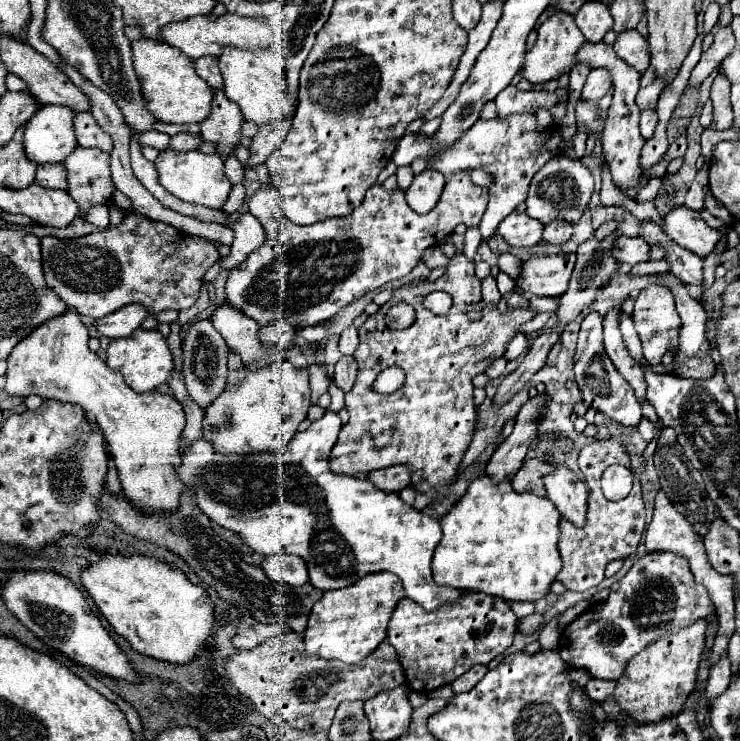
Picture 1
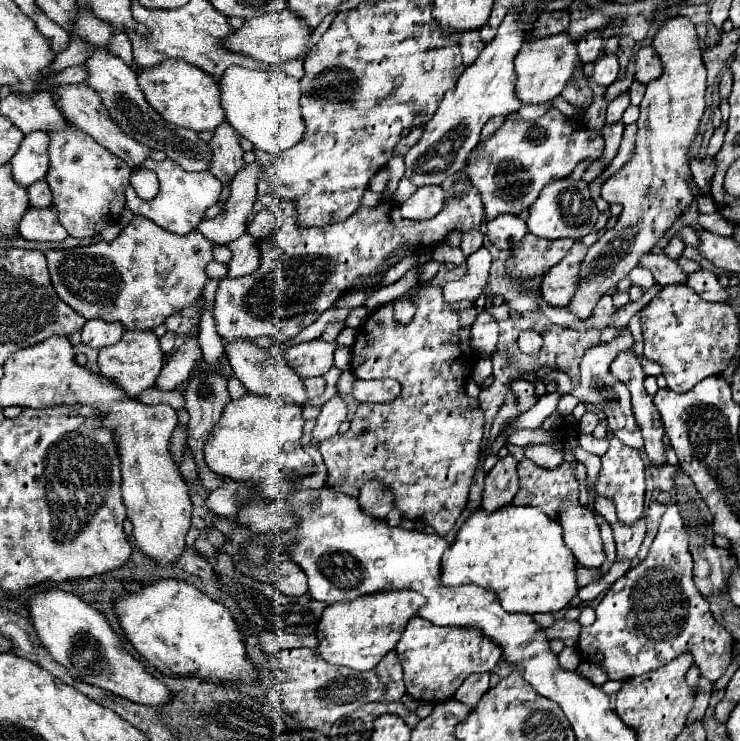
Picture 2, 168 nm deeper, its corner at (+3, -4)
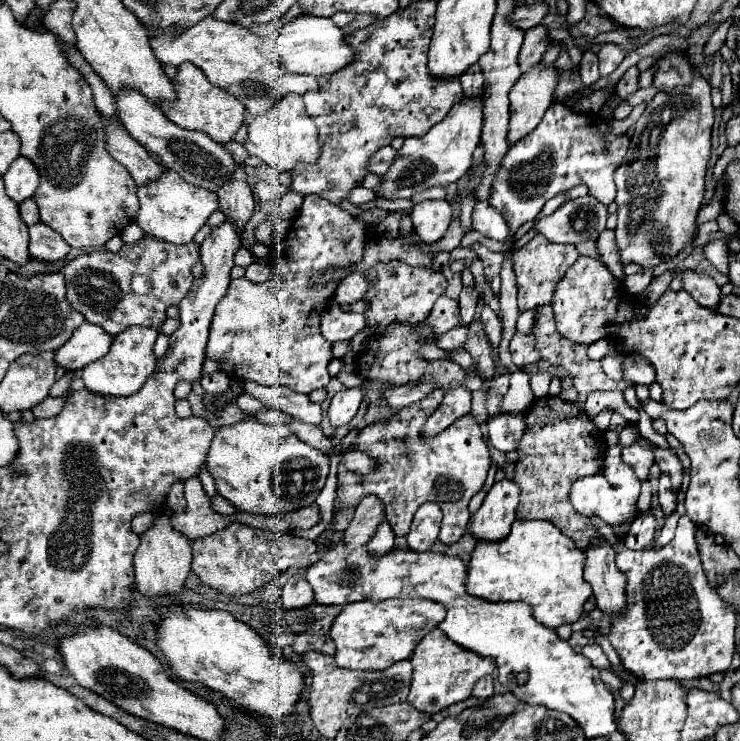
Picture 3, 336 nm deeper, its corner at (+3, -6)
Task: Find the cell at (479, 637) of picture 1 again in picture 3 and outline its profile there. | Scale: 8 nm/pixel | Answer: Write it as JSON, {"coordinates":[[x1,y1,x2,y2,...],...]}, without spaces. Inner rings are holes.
{"coordinates":[[439,628,431,630,415,648,411,656,413,664,413,682,411,682,411,692,407,702,421,712,435,714,445,710,451,704,457,704,461,700,467,700,473,692,473,686,477,684,479,678,489,676,495,670,495,662,491,658,481,658,463,646,455,644,449,640]]}

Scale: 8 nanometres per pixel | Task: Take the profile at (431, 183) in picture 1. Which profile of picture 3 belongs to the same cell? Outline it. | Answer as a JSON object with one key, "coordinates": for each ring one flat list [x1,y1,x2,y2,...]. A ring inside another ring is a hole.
{"coordinates":[[447,200,421,202,409,214,413,218,415,232,421,236,425,244,439,242,453,220,453,210]]}

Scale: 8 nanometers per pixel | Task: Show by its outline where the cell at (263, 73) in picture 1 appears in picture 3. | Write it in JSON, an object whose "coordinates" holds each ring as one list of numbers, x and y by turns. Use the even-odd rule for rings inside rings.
{"coordinates":[[287,94,281,104,277,104,271,112,261,114,257,118,245,114,245,126,249,128,249,136,245,140,245,148,249,150,249,154,259,156,279,174,291,172,295,164,313,164,321,154,317,126,313,118,305,112,303,98,297,94]]}

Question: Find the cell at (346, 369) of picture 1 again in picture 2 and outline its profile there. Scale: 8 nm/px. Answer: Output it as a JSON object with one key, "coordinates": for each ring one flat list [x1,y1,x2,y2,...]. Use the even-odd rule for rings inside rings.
{"coordinates":[[355,380,351,396,359,402,391,402,399,392,401,384,397,380]]}

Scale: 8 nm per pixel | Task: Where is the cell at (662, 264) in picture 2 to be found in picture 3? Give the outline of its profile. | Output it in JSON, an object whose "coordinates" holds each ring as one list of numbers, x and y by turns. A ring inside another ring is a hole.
{"coordinates":[[681,272,683,288,701,304,709,306,711,310,717,310,717,302,721,302,721,290,715,284,715,280,701,272]]}

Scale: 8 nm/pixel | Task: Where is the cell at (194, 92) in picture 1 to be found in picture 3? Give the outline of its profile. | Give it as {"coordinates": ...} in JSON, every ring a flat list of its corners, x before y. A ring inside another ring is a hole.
{"coordinates":[[183,62,179,66,179,74,175,76,173,86,177,92,177,100,161,104,161,110,169,116,173,124,187,128,187,130,201,130,219,144,233,140,233,136,237,134,237,130,241,128,245,120,245,106,233,94,211,84,207,76,203,74,203,70,191,62]]}

